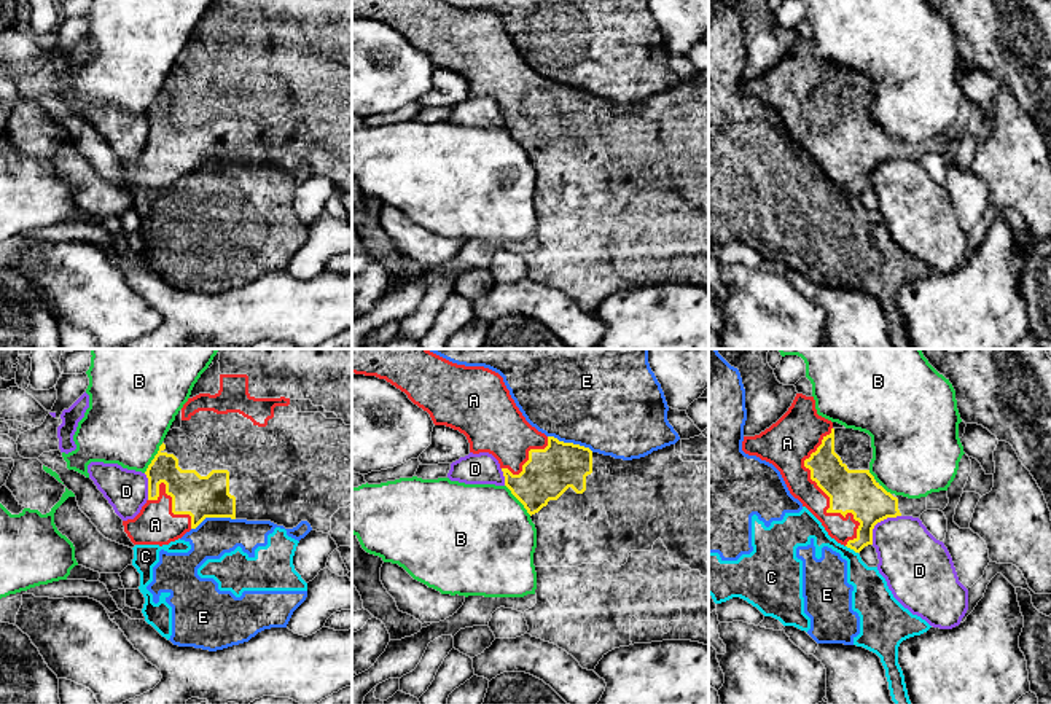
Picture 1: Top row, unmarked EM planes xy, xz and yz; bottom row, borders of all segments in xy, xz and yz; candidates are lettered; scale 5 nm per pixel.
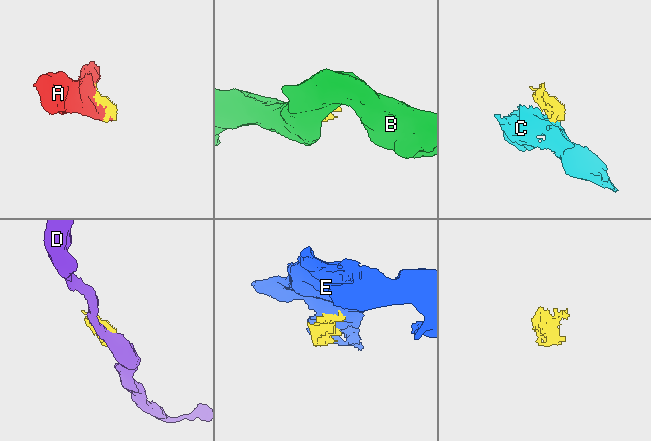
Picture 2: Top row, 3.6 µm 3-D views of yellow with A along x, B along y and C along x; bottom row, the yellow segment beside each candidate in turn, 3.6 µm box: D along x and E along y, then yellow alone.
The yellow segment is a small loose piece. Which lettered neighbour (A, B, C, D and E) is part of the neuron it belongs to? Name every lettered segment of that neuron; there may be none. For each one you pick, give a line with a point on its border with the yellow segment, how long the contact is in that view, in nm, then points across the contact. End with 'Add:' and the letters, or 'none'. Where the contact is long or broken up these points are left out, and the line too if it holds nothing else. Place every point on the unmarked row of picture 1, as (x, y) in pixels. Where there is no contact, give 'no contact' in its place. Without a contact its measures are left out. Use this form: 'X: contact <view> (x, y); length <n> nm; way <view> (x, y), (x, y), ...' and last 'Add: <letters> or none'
A: contact yz (828, 139); length 600 nm
Add: A

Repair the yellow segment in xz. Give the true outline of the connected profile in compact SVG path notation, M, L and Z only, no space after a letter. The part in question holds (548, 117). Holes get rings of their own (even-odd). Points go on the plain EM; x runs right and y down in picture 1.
M352 0L352 16L385 22L404 35L414 48L427 54L435 68L446 68L463 76L470 86L470 96L489 96L498 104L505 129L524 148L537 172L537 191L533 196L537 247L524 255L529 269L527 277L565 293L588 314L594 314L608 295L634 287L691 284L709 288L709 81L699 78L678 83L675 88L653 94L645 100L623 104L538 75L516 49L503 21L484 10L457 8L443 0Z

